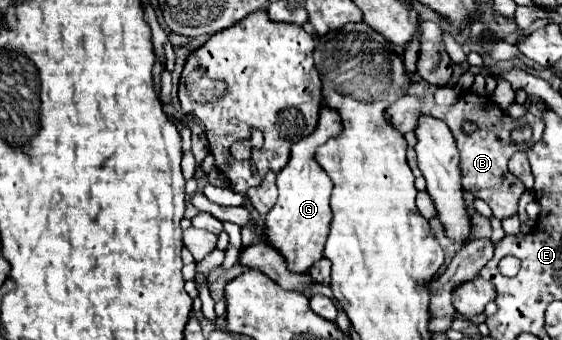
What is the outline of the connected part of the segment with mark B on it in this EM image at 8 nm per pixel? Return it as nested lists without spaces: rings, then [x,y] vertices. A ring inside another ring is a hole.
[[[465,92],[459,96],[459,100],[451,106],[435,106],[431,110],[431,116],[443,120],[456,140],[457,148],[461,152],[461,184],[467,192],[471,192],[475,198],[481,198],[489,204],[489,208],[493,210],[493,216],[503,220],[509,218],[517,212],[517,202],[519,196],[523,194],[525,186],[521,180],[517,180],[509,170],[507,170],[507,162],[509,158],[517,152],[523,150],[525,146],[519,146],[511,140],[511,130],[523,124],[529,124],[533,128],[533,140],[539,140],[543,134],[543,118],[533,116],[531,112],[527,112],[521,118],[511,118],[507,116],[503,110],[497,108],[497,104],[487,98],[487,96],[479,96],[473,92]],[[463,120],[471,120],[477,124],[477,130],[473,134],[463,134],[461,124]]]

